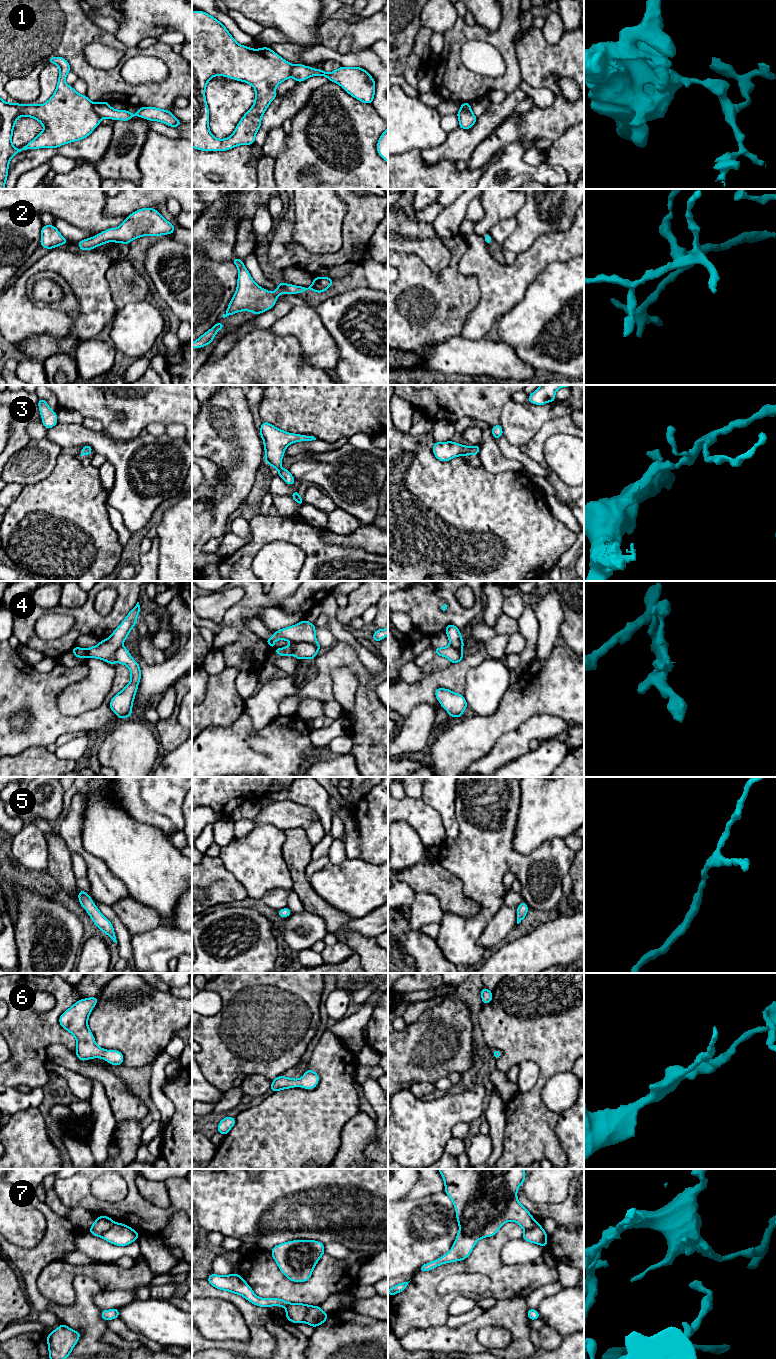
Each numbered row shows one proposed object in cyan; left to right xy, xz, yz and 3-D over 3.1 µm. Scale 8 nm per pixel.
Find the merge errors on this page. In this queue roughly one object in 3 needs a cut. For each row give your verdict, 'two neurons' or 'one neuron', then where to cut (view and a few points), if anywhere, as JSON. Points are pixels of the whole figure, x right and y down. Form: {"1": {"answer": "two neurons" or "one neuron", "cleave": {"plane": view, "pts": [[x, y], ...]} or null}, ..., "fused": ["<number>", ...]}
{"1": {"answer": "two neurons", "cleave": {"plane": "xy", "pts": [[92, 103], [93, 110], [101, 118]]}}, "2": {"answer": "one neuron", "cleave": null}, "3": {"answer": "one neuron", "cleave": null}, "4": {"answer": "two neurons", "cleave": {"plane": "xz", "pts": [[293, 642], [310, 642], [317, 649]]}}, "5": {"answer": "one neuron", "cleave": null}, "6": {"answer": "one neuron", "cleave": null}, "7": {"answer": "two neurons", "cleave": {"plane": "xz", "pts": [[312, 1306], [305, 1314], [303, 1321]]}}, "fused": ["1", "4", "7"]}

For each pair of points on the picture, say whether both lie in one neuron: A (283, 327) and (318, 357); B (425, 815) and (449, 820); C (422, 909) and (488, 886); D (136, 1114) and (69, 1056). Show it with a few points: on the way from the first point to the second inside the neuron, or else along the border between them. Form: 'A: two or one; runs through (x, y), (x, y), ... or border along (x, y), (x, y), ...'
A: one; runs through (293, 327), (314, 347)
B: two; border along (424, 802), (439, 815), (446, 838)
C: two; border along (444, 912), (439, 924)
D: one; runs through (120, 1097), (98, 1073), (86, 1070)

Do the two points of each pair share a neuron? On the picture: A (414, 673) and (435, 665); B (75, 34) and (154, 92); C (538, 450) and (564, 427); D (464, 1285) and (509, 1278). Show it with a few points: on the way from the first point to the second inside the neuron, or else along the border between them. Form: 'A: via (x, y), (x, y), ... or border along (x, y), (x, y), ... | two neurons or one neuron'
A: via (419, 673), (430, 668) | one neuron
B: via (77, 60), (101, 83), (119, 90), (128, 91) | one neuron
C: via (538, 441), (552, 427), (555, 427) | one neuron
D: border along (467, 1272), (488, 1277), (489, 1288), (484, 1295) | two neurons

